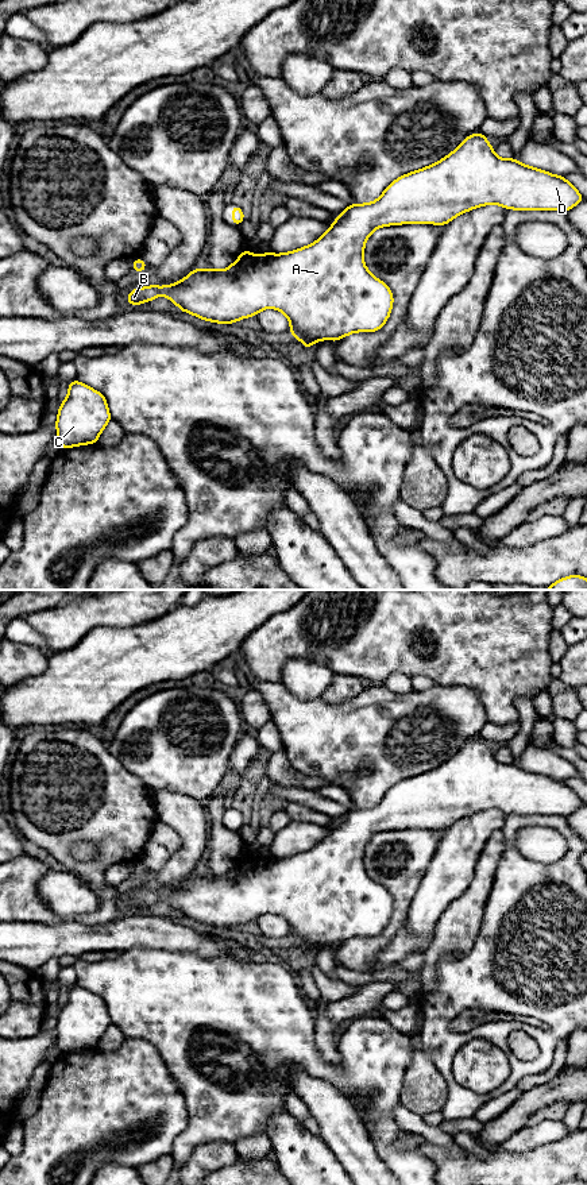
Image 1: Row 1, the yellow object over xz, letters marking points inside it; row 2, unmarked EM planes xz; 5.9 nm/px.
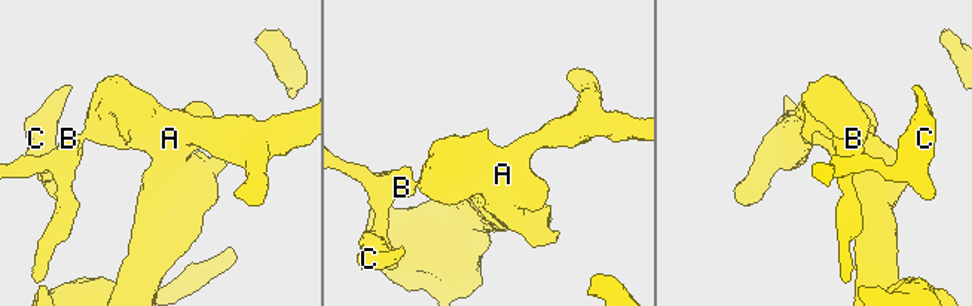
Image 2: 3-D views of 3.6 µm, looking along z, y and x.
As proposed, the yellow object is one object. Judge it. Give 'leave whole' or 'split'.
leave whole

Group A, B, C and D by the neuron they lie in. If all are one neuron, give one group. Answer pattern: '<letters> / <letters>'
A B C D

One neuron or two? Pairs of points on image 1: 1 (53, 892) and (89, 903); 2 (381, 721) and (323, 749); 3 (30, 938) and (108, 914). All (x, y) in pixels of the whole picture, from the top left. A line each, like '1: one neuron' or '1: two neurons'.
1: one neuron
2: one neuron
3: two neurons

